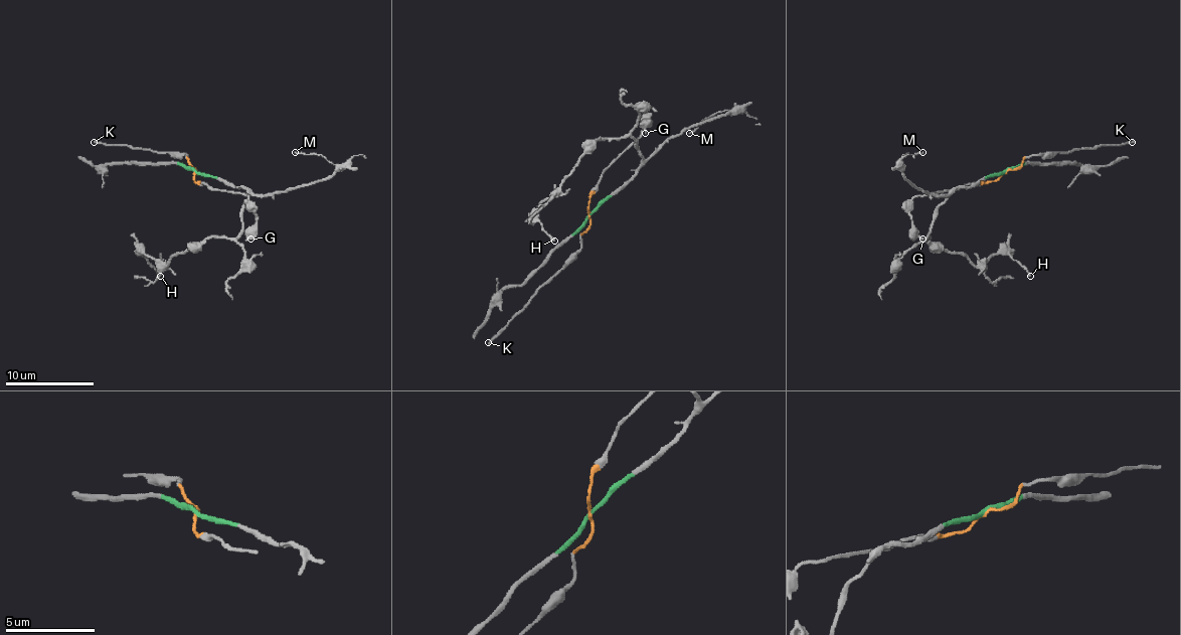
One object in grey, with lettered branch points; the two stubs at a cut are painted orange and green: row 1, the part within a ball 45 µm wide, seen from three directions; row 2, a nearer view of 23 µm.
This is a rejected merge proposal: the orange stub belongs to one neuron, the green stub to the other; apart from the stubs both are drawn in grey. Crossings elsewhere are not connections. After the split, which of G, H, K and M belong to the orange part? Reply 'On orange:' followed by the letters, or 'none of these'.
On orange: G, K

